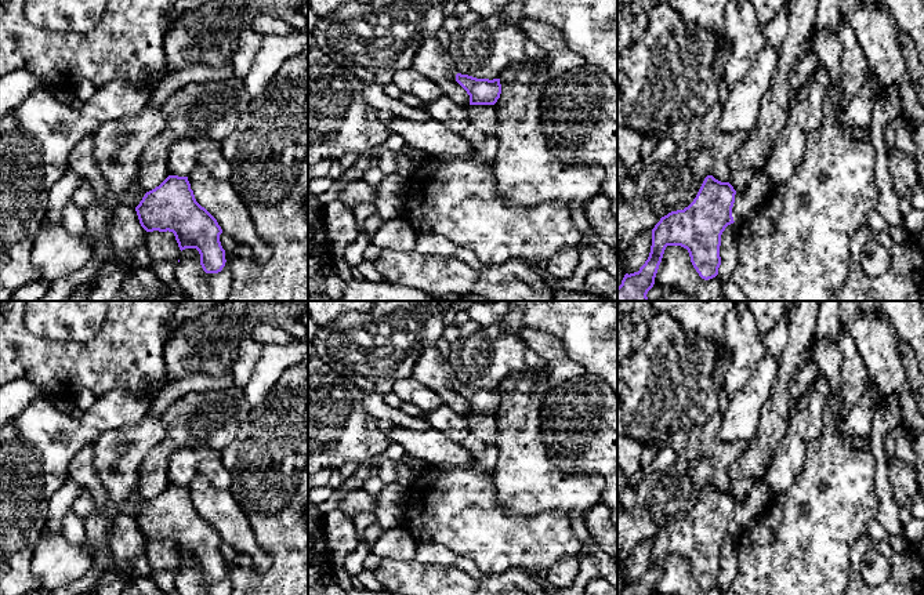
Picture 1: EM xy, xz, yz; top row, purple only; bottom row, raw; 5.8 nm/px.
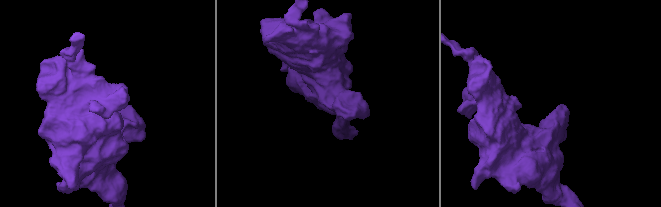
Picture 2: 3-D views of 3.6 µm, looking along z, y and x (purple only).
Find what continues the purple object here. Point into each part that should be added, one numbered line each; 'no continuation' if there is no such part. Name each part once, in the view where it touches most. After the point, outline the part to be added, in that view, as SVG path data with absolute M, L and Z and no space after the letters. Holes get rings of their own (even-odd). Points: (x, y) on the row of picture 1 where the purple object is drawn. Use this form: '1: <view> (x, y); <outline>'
no continuation

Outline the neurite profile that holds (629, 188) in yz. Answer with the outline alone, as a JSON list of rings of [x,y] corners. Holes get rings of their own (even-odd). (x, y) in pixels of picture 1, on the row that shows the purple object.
[[[626,178],[622,184],[617,185],[622,199],[630,202],[639,193],[639,181],[633,181],[631,178]]]

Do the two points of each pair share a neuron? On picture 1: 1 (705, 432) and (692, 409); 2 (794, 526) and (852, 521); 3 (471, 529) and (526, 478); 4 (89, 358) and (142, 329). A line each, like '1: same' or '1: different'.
1: different
2: same
3: different
4: same

